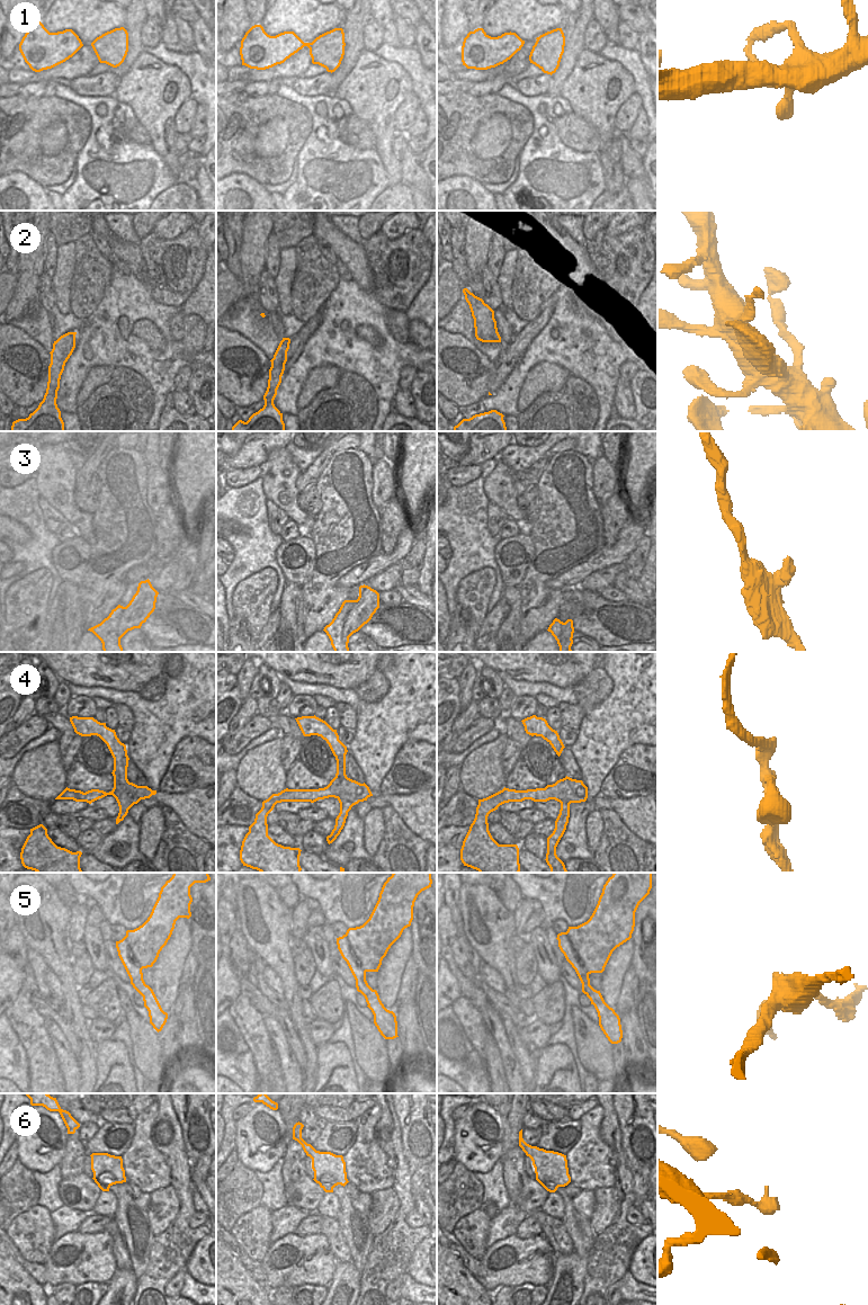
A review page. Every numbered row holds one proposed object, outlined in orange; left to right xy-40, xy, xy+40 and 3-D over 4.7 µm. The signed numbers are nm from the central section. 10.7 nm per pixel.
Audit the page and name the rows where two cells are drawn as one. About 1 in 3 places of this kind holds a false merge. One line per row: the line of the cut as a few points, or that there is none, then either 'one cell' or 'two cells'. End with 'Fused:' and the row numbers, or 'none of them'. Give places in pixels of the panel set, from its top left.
1: no cut; one cell
2: no cut; one cell
3: cut in xy along (356, 600), (345, 620), (341, 633), (342, 637); two cells
4: cut in xy-40 along (128, 783), (127, 794), (140, 800); two cells
5: cut in xy+40 along (565, 932), (573, 954), (583, 963), (584, 971), (588, 974); two cells
6: no cut; one cell
Fused: 3, 4, 5

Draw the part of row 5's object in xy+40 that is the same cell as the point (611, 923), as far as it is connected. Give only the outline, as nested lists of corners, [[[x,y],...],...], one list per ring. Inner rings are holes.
[[[614,873],[603,885],[598,904],[590,919],[578,926],[569,927],[566,933],[576,958],[584,963],[585,972],[602,973],[612,951],[629,940],[635,927],[635,912],[639,903],[650,894],[652,888],[652,873]]]

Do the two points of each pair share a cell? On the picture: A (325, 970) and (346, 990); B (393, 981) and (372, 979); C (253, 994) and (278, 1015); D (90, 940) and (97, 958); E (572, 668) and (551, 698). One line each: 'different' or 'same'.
A: different
B: different
C: same
D: same
E: different

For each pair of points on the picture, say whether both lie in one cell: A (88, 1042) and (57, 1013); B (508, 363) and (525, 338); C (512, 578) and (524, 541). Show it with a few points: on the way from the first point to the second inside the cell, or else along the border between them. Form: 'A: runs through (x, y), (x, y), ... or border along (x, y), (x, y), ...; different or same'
A: border along (63, 1003), (71, 1027), (80, 1044), (79, 1053); different
B: runs through (509, 357), (519, 343); same
C: runs through (512, 569), (518, 564), (519, 550); same

